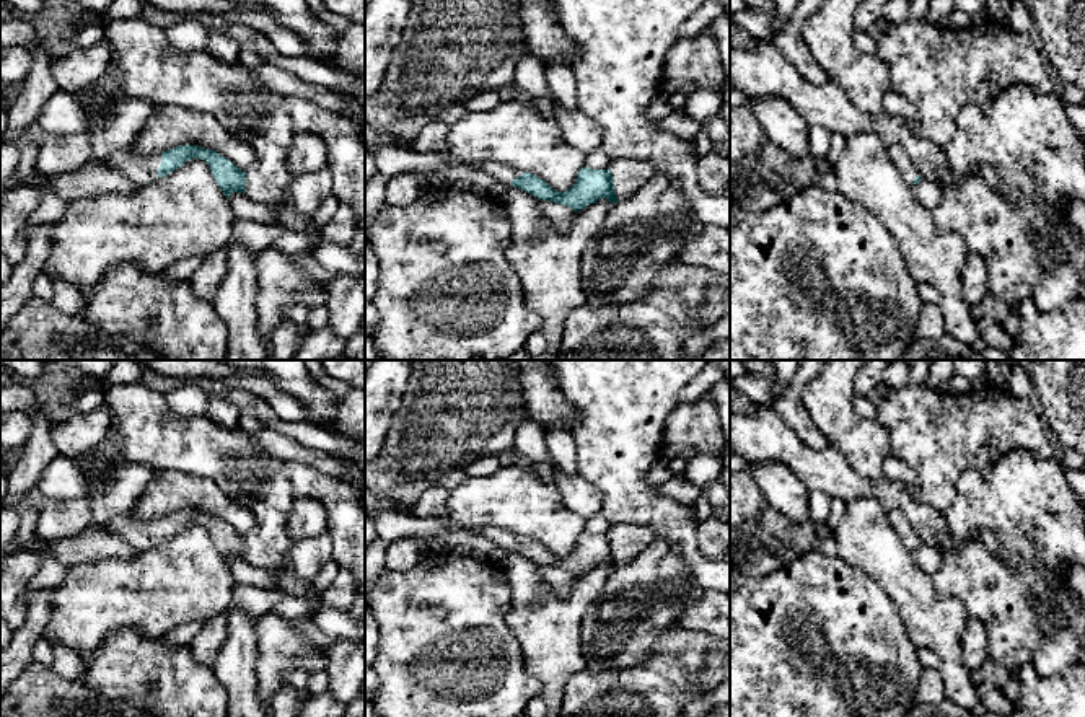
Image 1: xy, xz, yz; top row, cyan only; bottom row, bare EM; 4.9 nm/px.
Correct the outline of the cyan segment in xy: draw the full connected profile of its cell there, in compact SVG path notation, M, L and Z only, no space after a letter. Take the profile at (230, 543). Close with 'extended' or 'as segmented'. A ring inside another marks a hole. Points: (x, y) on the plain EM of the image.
M132 510L127 515L109 520L103 528L119 534L135 549L145 551L150 544L156 546L181 533L191 523L200 523L210 531L213 544L226 564L231 557L244 559L248 538L220 518L197 510L179 510L163 518L138 518Z | extended

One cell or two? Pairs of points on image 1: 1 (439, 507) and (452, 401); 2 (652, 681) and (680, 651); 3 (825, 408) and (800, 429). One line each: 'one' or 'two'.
1: two
2: one
3: two

